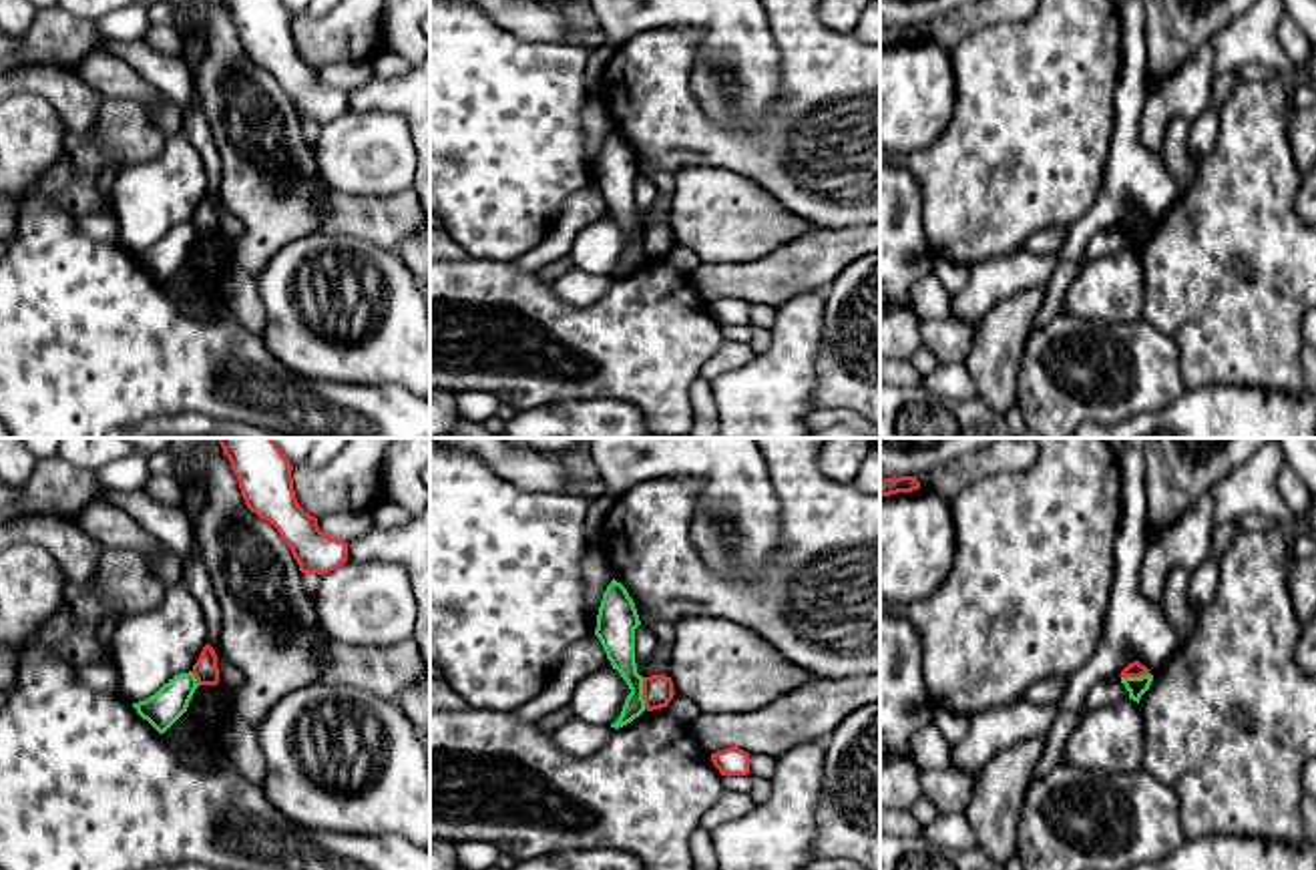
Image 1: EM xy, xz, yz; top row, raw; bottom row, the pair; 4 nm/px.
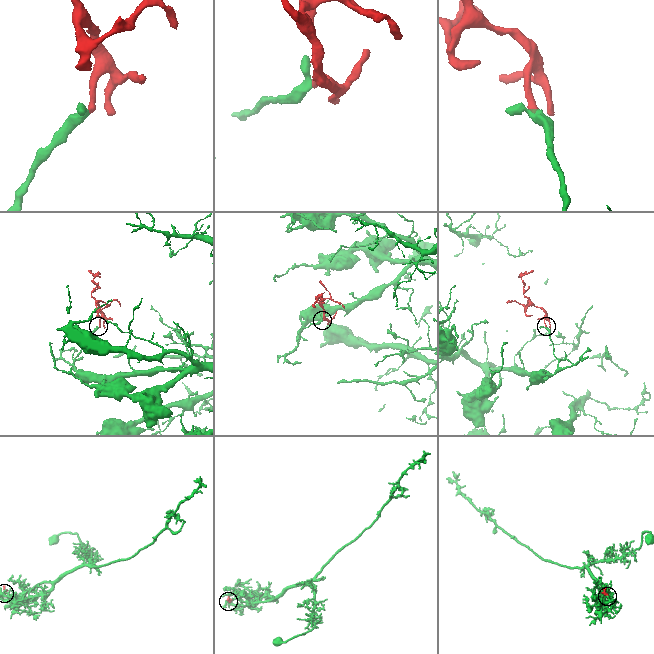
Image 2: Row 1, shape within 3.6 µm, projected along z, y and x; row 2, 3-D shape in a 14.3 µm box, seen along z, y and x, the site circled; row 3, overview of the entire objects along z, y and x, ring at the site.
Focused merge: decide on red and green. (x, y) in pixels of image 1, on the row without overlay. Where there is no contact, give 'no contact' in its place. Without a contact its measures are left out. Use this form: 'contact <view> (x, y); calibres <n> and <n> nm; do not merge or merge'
contact xz (643, 244); calibres 130 and 140 nm; do not merge

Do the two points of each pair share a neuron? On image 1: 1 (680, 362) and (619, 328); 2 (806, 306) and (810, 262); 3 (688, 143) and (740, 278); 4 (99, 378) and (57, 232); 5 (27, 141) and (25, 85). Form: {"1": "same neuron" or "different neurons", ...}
{"1": "same neuron", "2": "different neurons", "3": "different neurons", "4": "same neuron", "5": "different neurons"}

